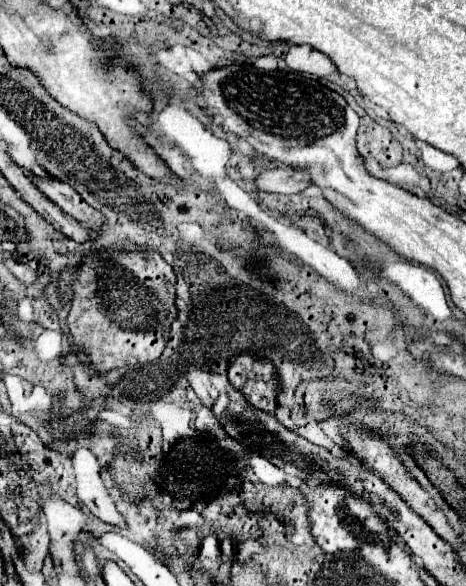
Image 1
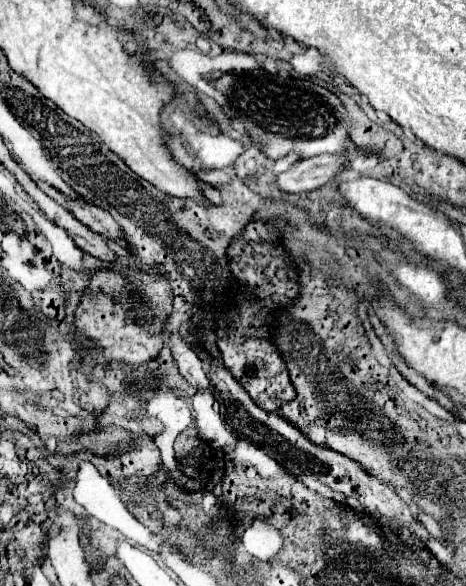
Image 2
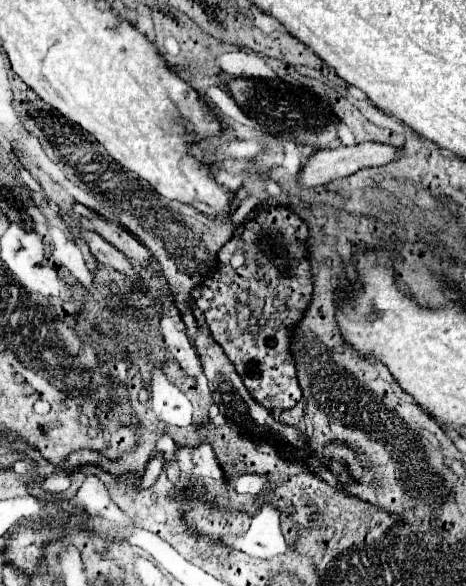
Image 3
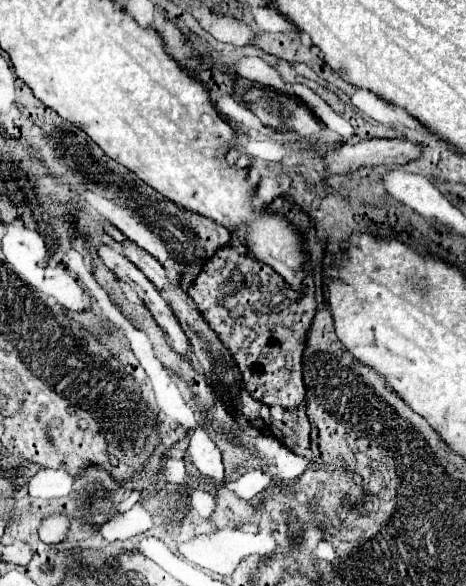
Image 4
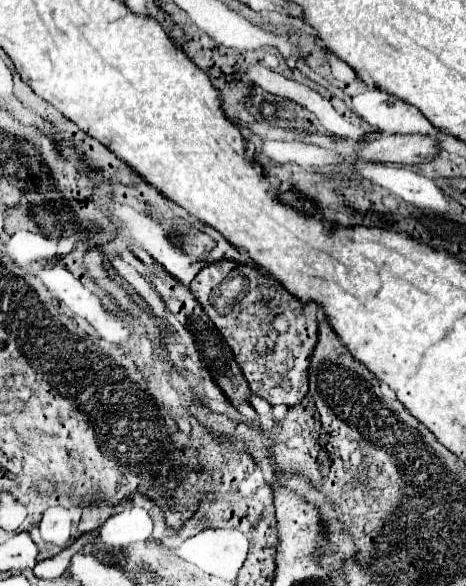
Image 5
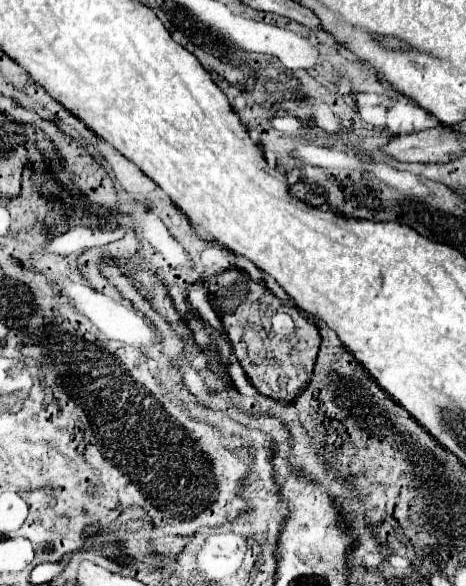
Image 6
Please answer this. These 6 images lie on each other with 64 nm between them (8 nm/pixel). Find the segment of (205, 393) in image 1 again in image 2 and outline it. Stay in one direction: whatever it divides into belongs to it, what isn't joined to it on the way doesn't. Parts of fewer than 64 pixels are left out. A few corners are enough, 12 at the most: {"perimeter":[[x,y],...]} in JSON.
{"perimeter":[[178,336],[170,348],[184,380],[212,392],[204,362]]}

